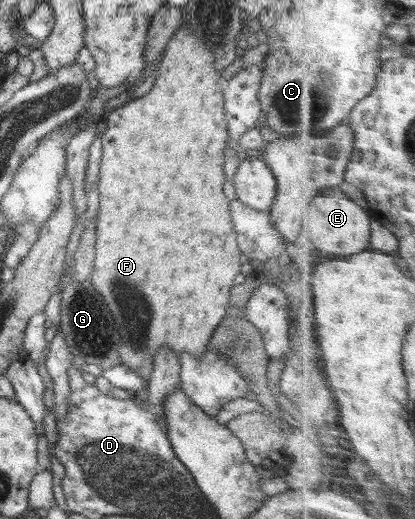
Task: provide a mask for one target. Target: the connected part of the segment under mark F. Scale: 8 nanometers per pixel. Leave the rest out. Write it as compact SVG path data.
M189 26L178 28L167 42L167 47L160 57L159 63L153 68L156 70L154 84L148 93L128 105L119 105L113 111L106 113L106 131L100 134L102 142L102 156L98 192L100 209L98 209L98 232L96 232L96 252L92 272L92 286L104 296L107 307L115 318L116 326L120 331L120 345L118 345L118 358L120 365L132 367L144 380L145 389L148 388L149 378L153 369L154 356L162 348L162 344L172 350L175 355L188 352L196 360L209 348L210 340L217 326L224 320L227 308L230 307L230 286L234 276L241 272L241 264L245 260L237 246L236 232L232 228L230 218L229 199L224 196L222 186L225 181L225 156L228 153L226 142L228 140L225 98L223 97L223 83L221 73L214 64L212 51L192 32Z

